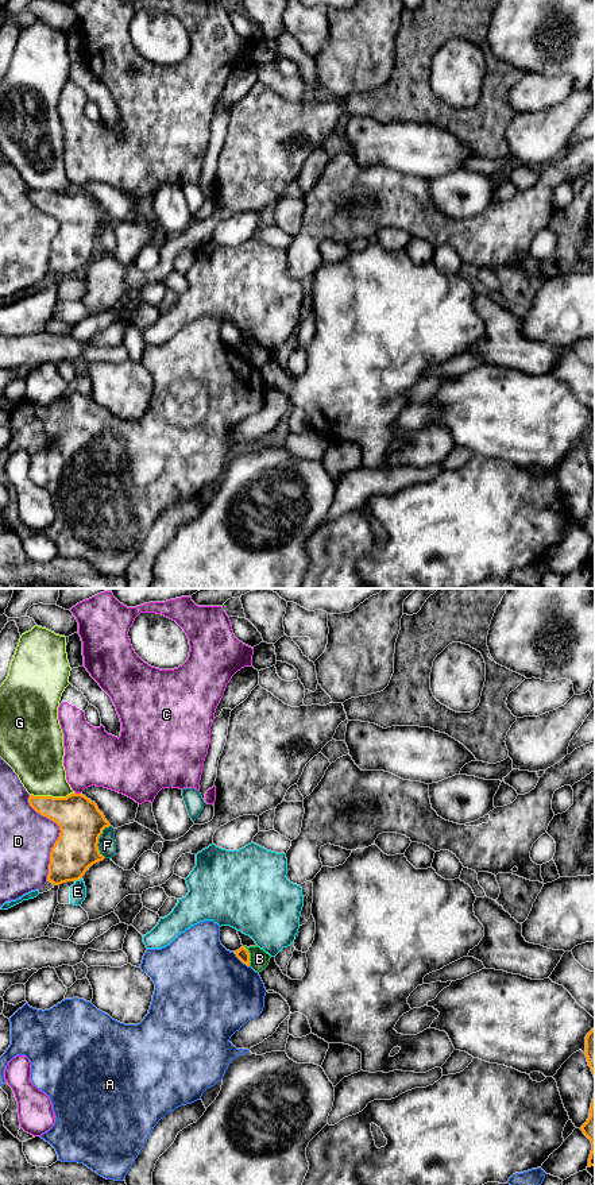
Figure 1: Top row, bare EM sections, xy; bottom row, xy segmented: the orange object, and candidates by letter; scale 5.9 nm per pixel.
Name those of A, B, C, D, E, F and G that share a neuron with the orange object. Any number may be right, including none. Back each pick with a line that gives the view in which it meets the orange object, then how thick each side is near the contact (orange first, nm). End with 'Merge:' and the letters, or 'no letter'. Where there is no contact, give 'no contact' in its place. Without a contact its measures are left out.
Merge: no letter

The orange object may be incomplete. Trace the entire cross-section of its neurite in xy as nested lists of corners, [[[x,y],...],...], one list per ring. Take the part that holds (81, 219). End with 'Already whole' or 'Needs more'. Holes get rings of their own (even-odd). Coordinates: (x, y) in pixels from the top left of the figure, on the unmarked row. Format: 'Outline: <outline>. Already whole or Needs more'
Outline: [[[74,188],[66,193],[30,190],[28,198],[36,208],[55,217],[61,225],[50,247],[47,277],[59,281],[66,277],[80,275],[89,262],[105,254],[97,239],[103,225],[111,220],[94,197],[82,189]]]. Already whole

